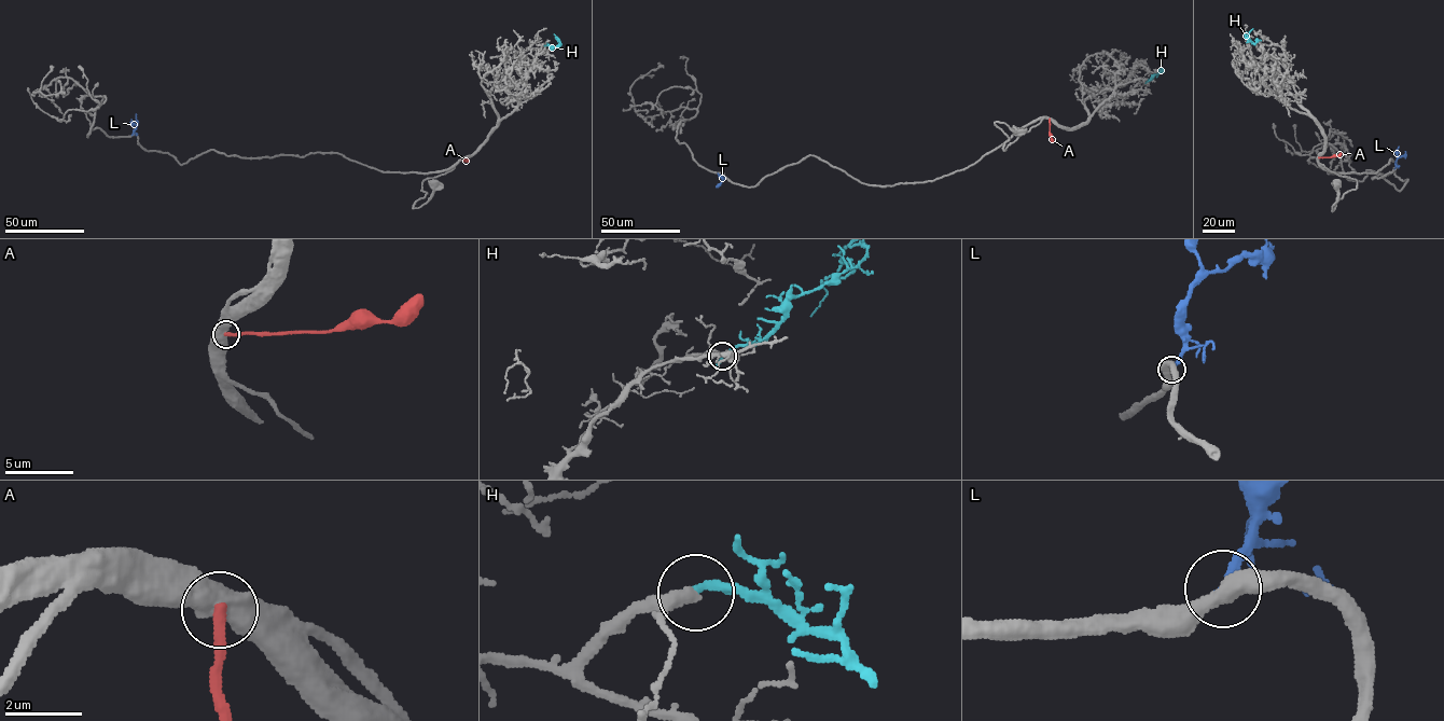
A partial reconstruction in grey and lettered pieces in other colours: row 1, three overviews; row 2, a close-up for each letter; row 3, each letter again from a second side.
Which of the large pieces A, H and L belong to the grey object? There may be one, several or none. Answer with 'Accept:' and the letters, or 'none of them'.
Accept: none of them

